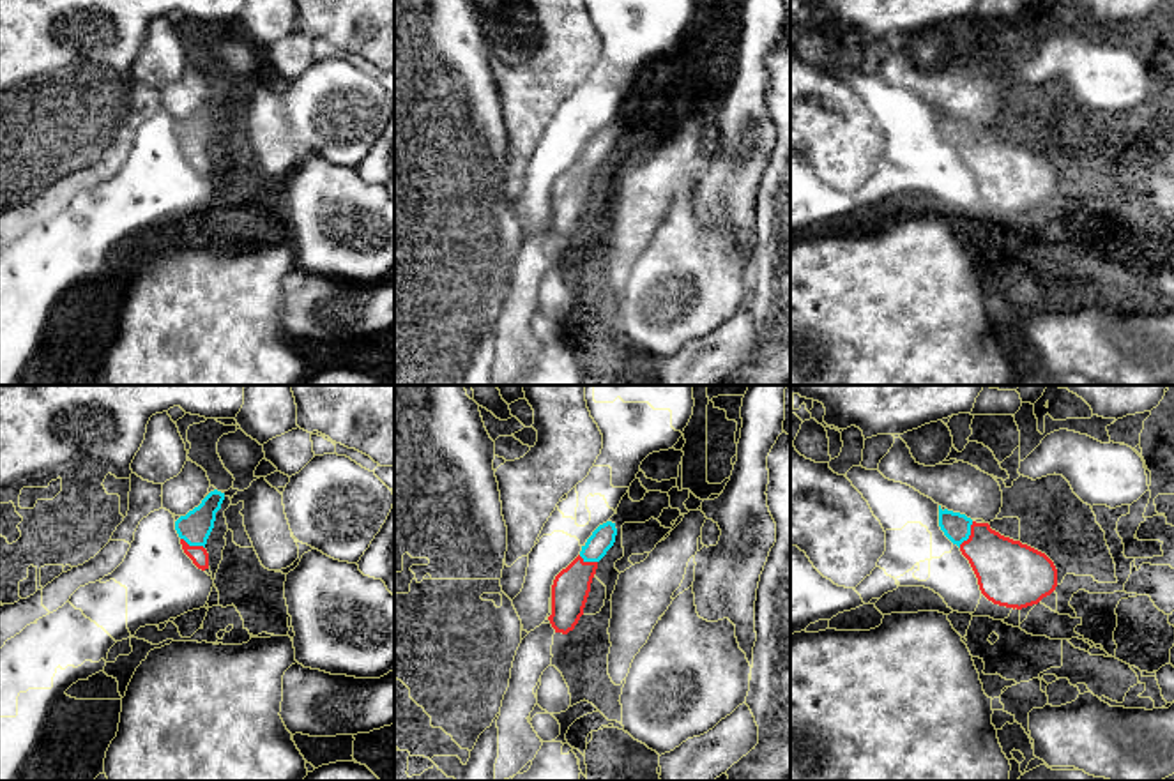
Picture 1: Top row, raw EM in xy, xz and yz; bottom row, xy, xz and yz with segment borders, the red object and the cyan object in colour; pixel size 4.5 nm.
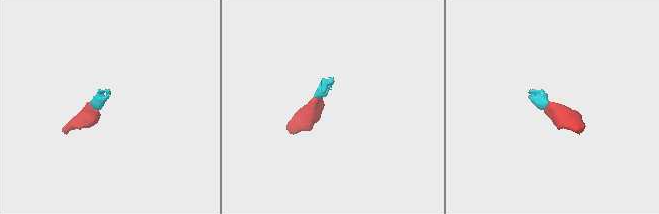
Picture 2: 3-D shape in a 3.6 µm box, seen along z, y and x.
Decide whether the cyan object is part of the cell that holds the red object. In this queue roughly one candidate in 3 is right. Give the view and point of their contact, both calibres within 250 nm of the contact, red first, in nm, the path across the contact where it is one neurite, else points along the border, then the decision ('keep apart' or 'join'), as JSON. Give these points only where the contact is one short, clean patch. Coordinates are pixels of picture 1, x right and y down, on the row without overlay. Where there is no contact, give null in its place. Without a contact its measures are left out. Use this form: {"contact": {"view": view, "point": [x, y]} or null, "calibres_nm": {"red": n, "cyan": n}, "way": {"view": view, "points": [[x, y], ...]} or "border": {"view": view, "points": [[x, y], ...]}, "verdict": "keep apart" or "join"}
{"contact": {"view": "yz", "point": [971, 138]}, "calibres_nm": {"red": 300, "cyan": 130}, "way": {"view": "yz", "points": [[1010, 177], [971, 138], [957, 131]]}, "verdict": "join"}

